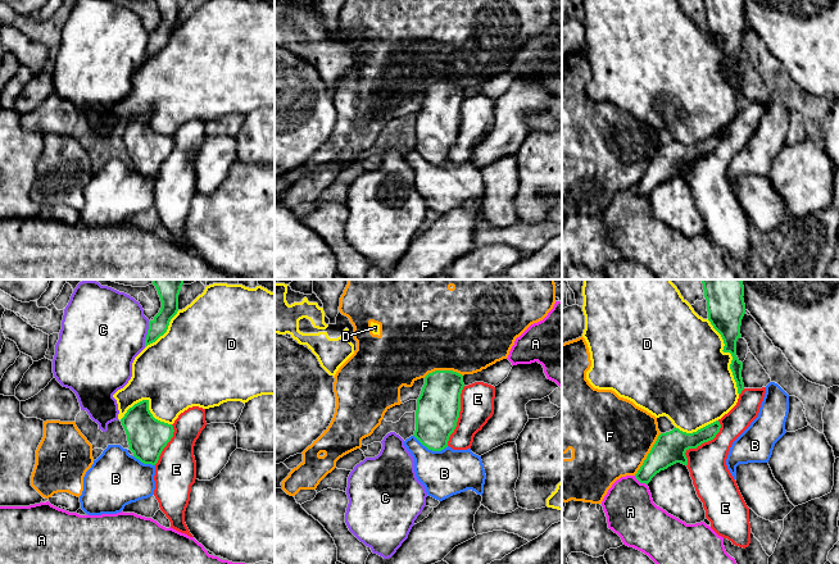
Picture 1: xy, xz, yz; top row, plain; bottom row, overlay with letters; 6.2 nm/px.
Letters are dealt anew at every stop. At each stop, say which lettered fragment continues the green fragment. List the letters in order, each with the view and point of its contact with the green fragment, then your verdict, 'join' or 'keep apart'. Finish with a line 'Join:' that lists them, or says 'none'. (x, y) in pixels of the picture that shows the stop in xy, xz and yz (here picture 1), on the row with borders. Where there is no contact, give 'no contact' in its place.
A: yz (640, 482) | keep apart
B: xz (431, 449) | keep apart
C: xy (146, 335) | keep apart
D: yz (730, 353) | keep apart
E: yz (701, 444) | keep apart
F: yz (648, 454) | keep apart
Join: none

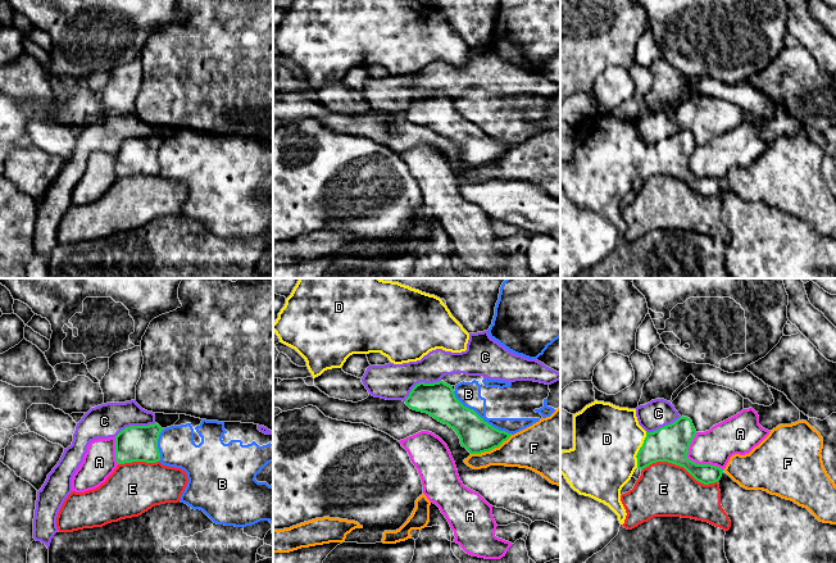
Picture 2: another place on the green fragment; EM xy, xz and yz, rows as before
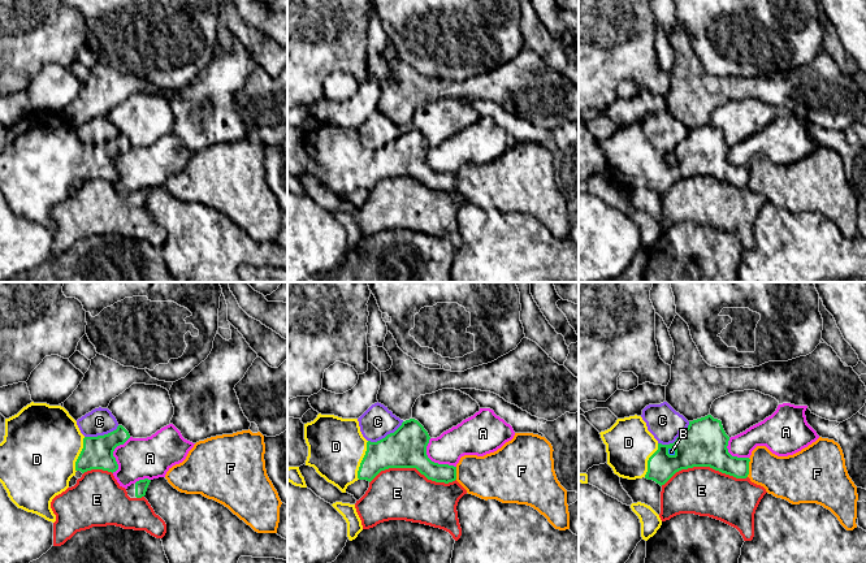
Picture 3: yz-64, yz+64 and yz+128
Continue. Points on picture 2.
A: yz (694, 462) | keep apart
B: xz (480, 417) | keep apart
C: xz (419, 382) | keep apart
D: yz (639, 450) | join
E: yz (680, 466) | keep apart
F: xz (491, 449) | keep apart
Join: D

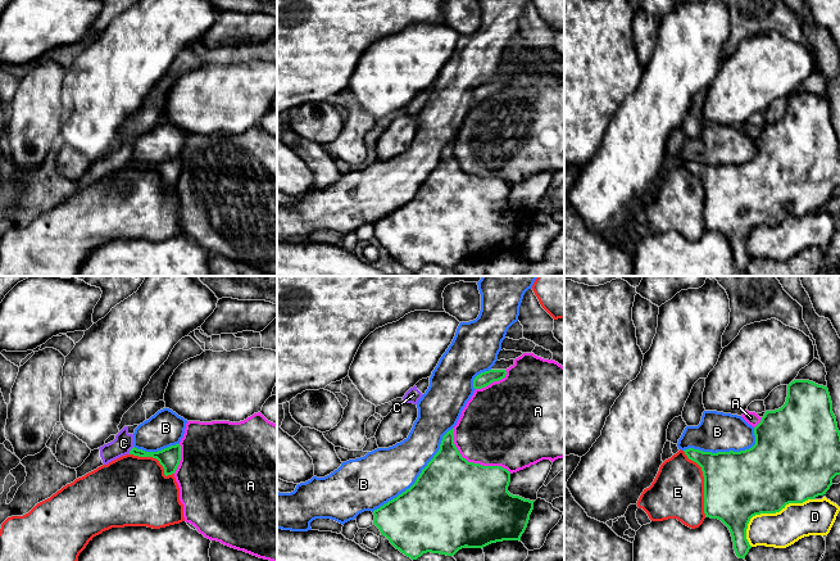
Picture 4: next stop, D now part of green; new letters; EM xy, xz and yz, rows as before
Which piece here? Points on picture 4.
A: xz (472, 462) | keep apart
B: xz (420, 475) | keep apart
C: xy (130, 451) | keep apart
D: yz (770, 512) | keep apart
E: yz (704, 482) | keep apart
Join: none

